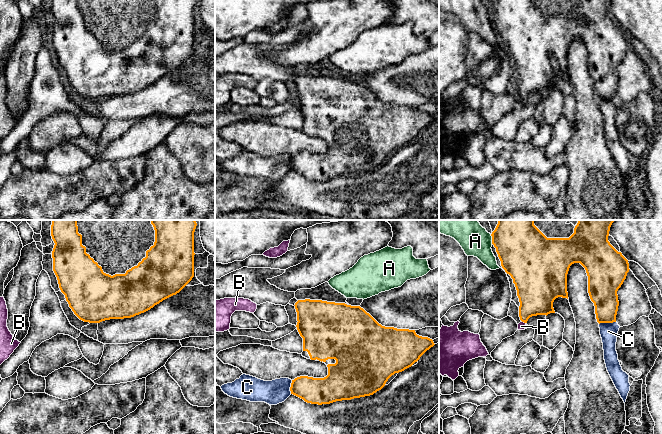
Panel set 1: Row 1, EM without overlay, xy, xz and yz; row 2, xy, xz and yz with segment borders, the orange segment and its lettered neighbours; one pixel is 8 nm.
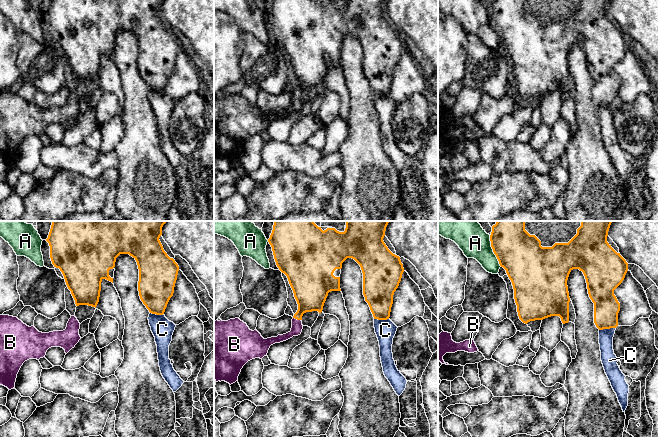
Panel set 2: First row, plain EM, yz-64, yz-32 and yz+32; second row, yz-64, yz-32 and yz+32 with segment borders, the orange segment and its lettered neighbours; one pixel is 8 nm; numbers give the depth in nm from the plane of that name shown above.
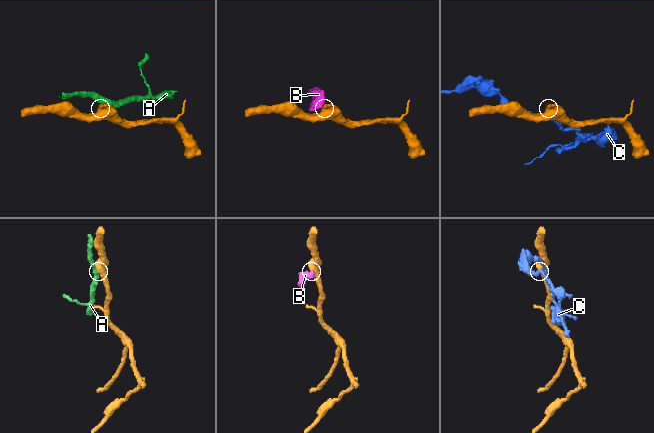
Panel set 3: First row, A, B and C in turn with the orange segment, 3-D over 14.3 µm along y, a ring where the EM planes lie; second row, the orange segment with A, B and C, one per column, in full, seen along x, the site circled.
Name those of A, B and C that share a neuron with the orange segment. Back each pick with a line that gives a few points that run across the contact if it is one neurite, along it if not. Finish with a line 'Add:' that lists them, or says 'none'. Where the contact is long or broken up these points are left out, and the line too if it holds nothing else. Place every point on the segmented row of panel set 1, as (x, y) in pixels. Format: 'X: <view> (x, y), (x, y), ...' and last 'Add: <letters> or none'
B: yz (536, 293), (523, 321), (521, 326)
Add: B

